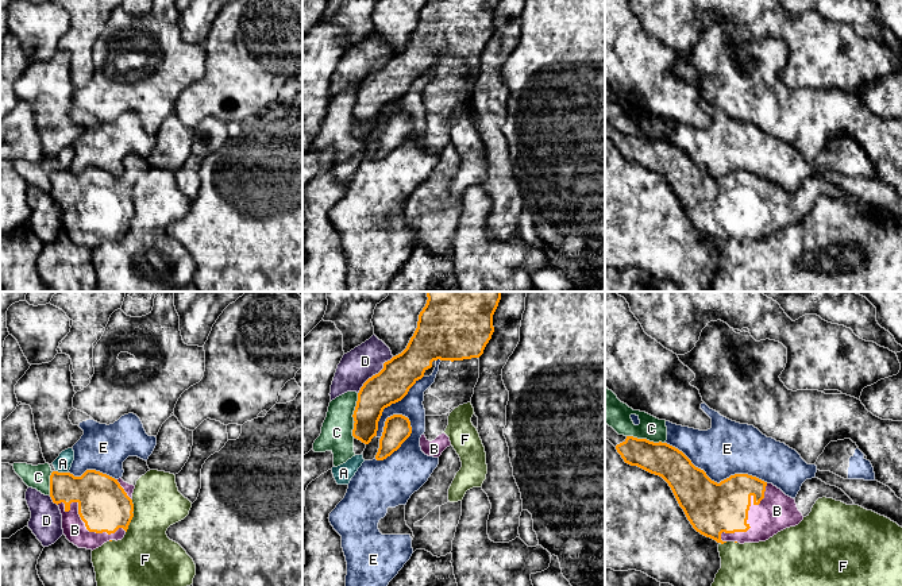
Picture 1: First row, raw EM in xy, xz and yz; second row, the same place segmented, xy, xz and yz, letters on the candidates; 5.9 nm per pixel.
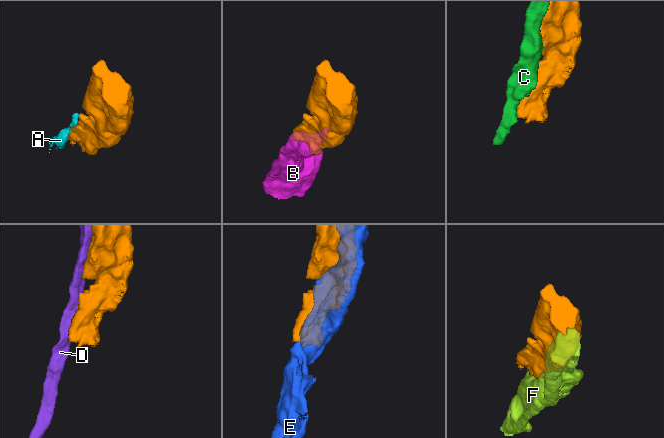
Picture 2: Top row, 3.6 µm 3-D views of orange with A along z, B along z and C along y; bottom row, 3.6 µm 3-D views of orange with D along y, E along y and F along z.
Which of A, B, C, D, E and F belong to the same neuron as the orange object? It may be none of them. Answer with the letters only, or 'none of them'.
B

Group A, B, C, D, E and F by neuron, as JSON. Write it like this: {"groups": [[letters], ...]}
{"groups": [["A", "C"], ["B"], ["D"], ["E"], ["F"]]}

